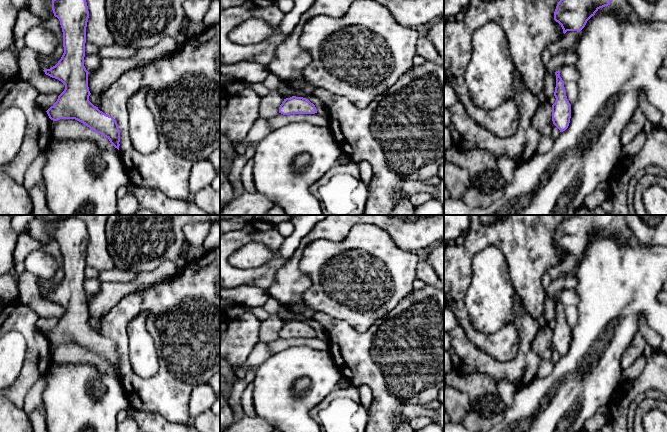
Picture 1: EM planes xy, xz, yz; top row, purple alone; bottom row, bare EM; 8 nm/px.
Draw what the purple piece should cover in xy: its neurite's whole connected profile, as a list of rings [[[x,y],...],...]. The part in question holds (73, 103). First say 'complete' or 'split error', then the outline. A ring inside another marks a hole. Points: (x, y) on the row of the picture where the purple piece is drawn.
split error; [[[52,0],[54,16],[60,21],[63,32],[64,53],[58,63],[49,67],[40,64],[42,73],[58,79],[65,85],[64,91],[58,96],[57,101],[46,111],[53,121],[60,119],[75,119],[85,124],[96,133],[109,139],[111,145],[119,150],[120,130],[116,120],[98,109],[100,96],[93,95],[88,87],[88,74],[84,66],[86,27],[89,11],[86,0]]]

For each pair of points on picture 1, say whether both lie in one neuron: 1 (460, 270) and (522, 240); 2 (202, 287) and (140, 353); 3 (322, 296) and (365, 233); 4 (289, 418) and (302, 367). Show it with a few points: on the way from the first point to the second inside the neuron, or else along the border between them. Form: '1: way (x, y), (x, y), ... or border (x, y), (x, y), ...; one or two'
1: way (469, 252), (481, 240), (504, 240); one
2: border (147, 316), (146, 329), (153, 339), (159, 362); two
3: way (339, 285), (365, 259), (365, 250); one
4: way (286, 405), (286, 383), (289, 380); one

